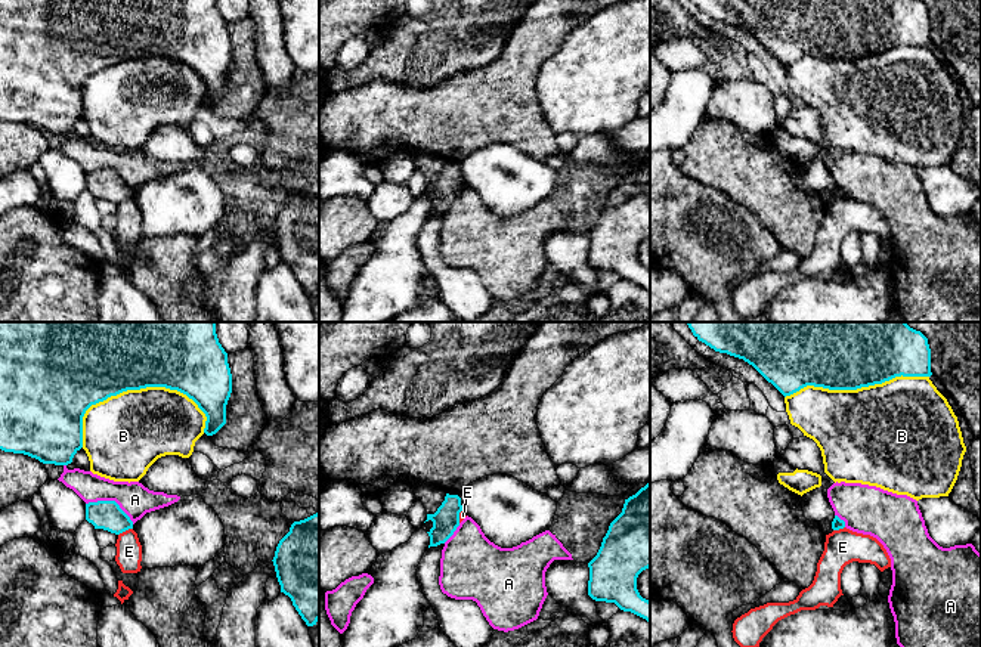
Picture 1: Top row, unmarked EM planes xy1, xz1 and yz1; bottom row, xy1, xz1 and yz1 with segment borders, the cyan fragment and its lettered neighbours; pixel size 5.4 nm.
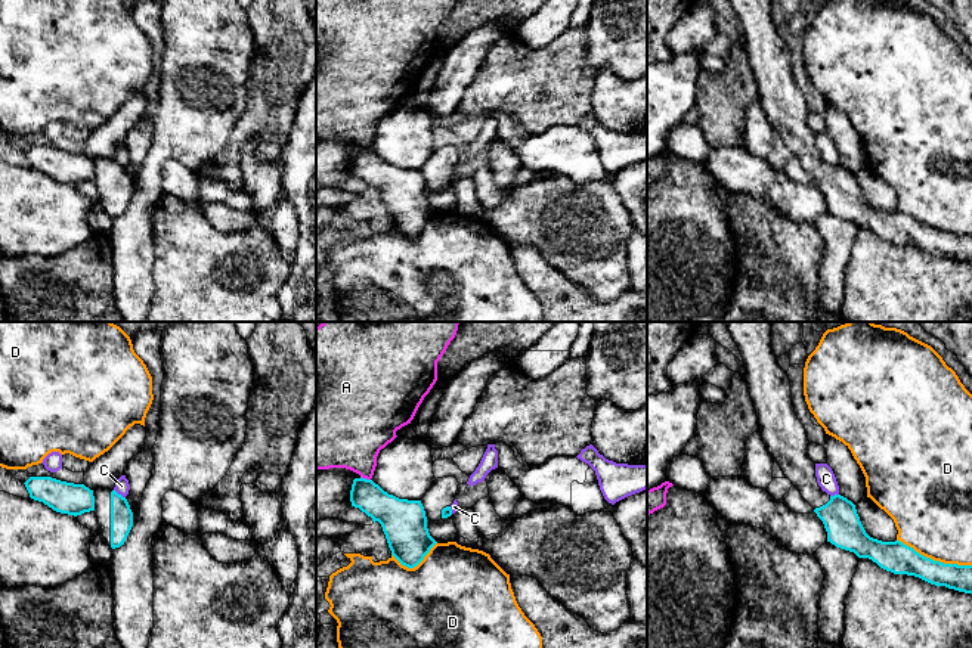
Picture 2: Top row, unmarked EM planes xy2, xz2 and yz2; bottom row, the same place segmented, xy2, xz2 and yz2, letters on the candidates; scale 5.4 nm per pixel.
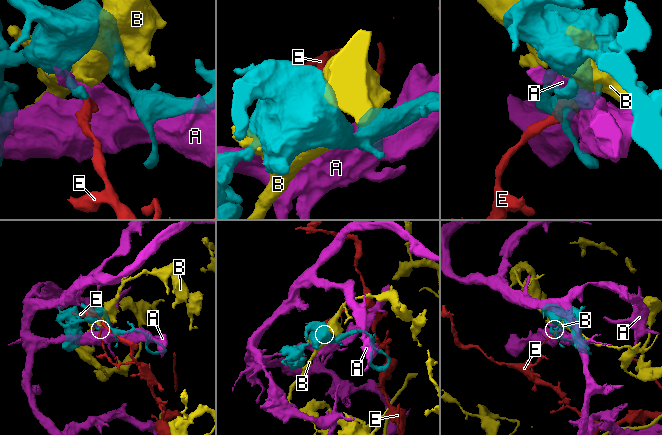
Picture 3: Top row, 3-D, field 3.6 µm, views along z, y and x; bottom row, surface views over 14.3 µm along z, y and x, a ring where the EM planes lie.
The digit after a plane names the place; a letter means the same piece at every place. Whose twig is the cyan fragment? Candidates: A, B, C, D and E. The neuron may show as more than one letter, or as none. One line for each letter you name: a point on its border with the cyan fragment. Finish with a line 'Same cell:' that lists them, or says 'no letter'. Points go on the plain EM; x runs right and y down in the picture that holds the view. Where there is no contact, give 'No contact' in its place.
Same cell: no letter

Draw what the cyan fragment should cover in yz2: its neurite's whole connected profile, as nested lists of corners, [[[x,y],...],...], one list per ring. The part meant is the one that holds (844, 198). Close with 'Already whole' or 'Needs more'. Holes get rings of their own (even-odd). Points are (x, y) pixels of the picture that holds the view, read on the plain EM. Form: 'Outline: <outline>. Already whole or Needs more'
Outline: [[[730,0],[746,37],[746,50],[756,80],[759,102],[774,131],[814,177],[836,217],[869,227],[894,244],[919,247],[935,255],[972,263],[972,235],[944,233],[916,221],[900,210],[870,207],[855,174],[821,159],[815,133],[808,125],[808,106],[792,74],[790,49],[771,15],[771,0]]]. Needs more

